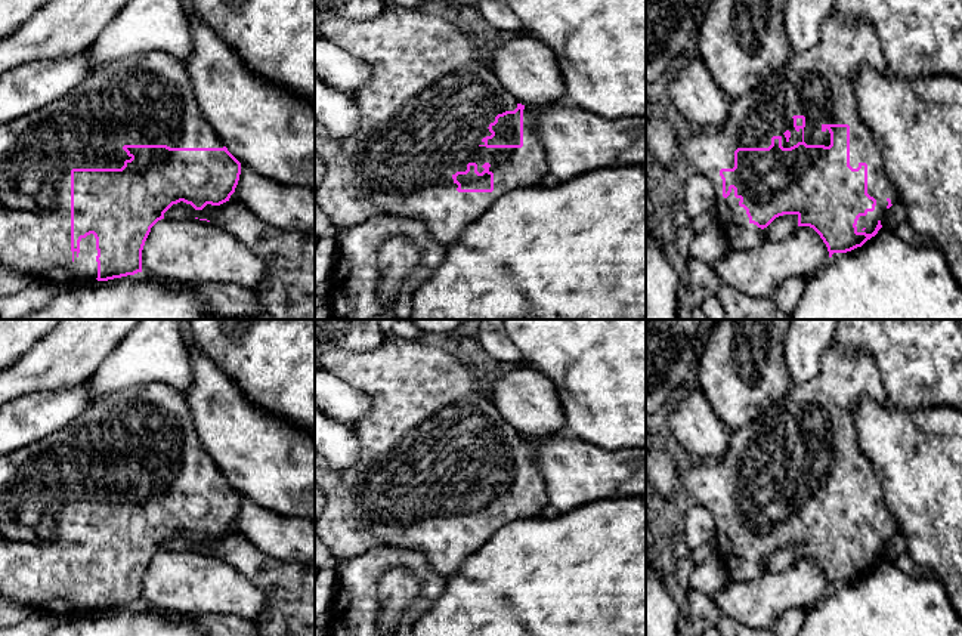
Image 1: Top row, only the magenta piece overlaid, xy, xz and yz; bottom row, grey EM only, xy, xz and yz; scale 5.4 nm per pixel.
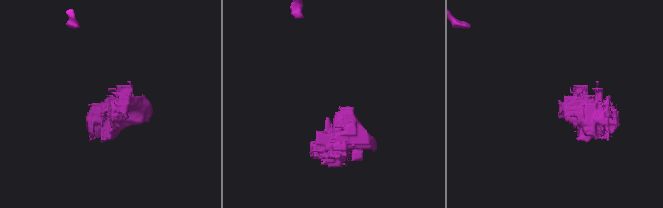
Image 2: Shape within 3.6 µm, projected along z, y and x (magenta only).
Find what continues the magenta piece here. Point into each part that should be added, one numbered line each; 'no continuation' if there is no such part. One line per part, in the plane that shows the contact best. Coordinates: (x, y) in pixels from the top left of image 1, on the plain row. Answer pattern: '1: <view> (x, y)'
1: yz (820, 416)

